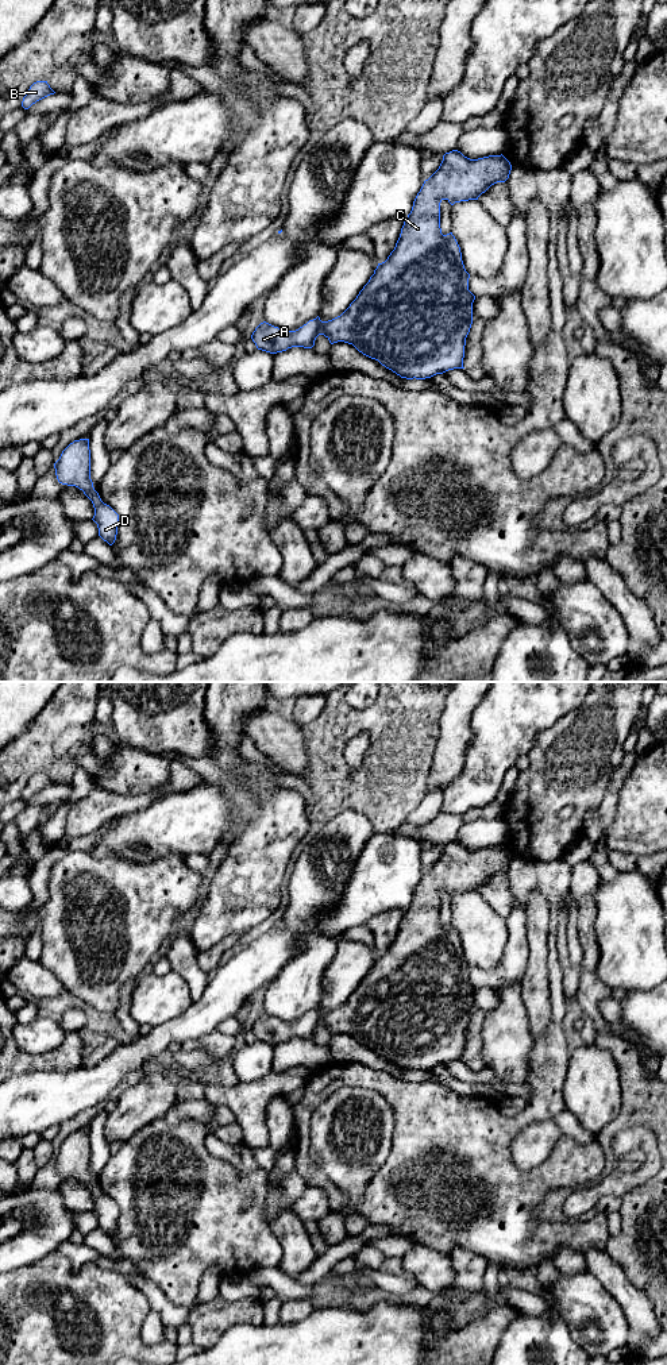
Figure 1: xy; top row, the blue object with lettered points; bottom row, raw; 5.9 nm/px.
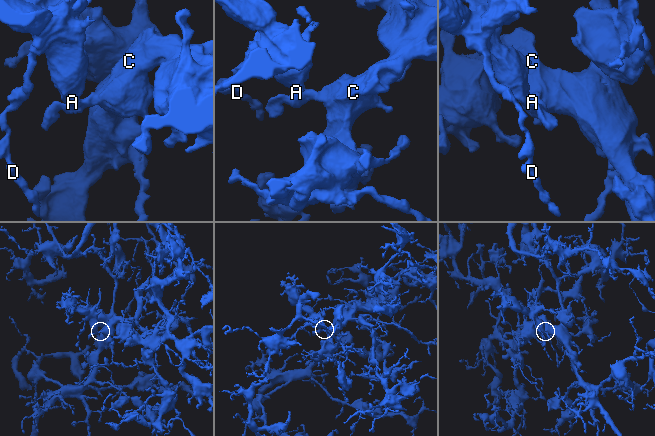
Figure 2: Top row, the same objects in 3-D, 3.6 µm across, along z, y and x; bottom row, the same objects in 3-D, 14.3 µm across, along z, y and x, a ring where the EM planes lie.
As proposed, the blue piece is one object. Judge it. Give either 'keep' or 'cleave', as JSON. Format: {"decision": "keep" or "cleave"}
{"decision": "keep"}

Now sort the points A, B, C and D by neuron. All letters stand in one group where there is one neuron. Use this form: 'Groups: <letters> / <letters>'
Groups: A B C D

